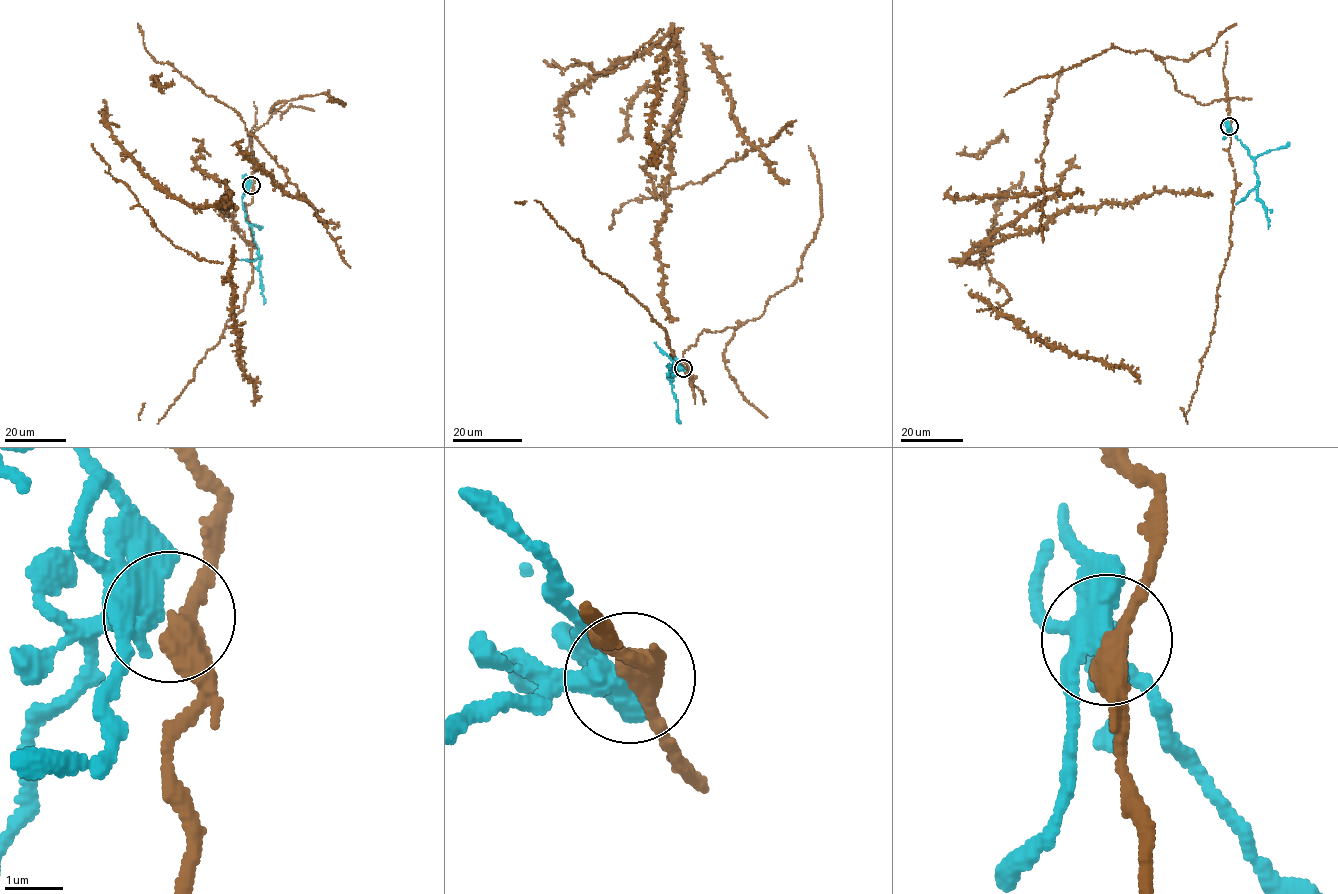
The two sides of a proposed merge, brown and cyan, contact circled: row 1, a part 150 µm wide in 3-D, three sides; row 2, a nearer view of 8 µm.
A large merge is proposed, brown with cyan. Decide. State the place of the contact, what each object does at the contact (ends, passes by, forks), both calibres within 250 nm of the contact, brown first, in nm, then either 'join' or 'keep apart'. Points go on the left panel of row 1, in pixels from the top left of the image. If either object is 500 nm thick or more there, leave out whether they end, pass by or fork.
at (251, 185); brown passes by; cyan forks there; 340 nm thick on the brown side, 320 nm on the other; keep apart

